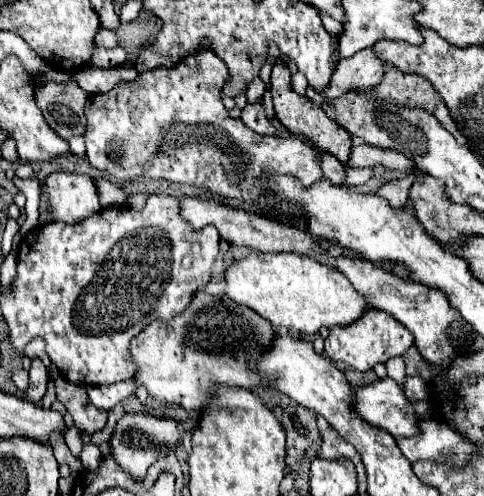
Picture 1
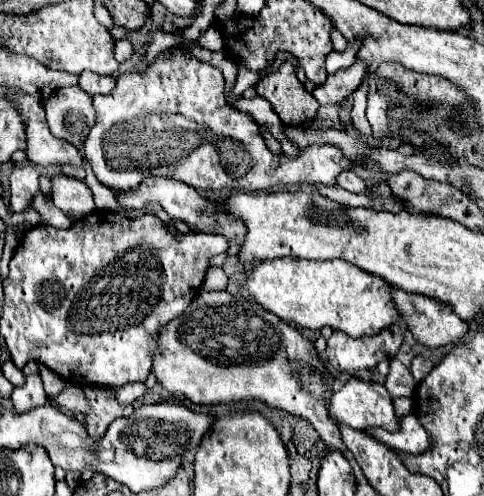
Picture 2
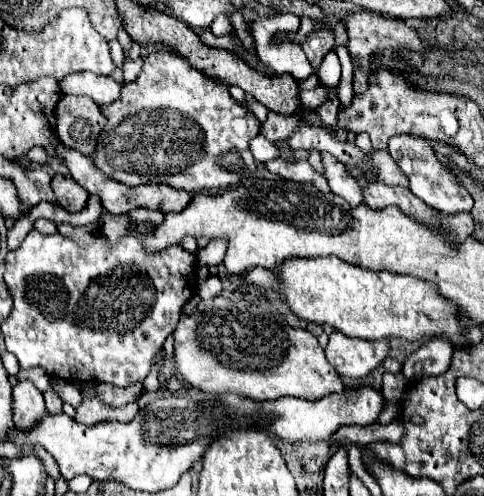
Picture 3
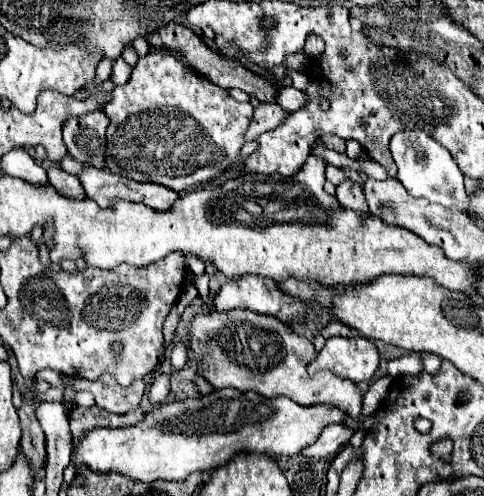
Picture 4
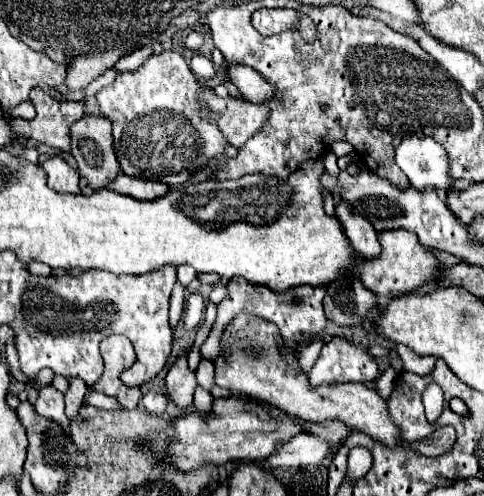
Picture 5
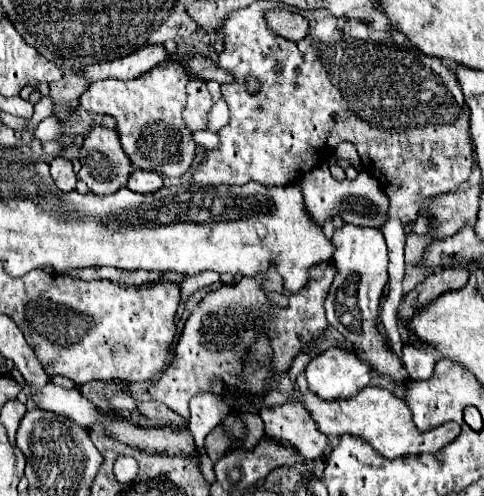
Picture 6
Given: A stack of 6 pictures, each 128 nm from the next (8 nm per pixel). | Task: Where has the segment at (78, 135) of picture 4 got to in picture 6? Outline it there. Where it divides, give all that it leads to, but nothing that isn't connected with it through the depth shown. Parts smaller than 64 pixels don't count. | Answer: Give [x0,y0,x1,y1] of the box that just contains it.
[78,126,132,196]

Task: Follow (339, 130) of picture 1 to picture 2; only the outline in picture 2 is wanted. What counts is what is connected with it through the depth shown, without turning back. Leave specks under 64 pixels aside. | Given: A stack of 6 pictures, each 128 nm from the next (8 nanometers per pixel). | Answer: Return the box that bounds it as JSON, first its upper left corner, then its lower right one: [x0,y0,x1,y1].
[256,62,318,124]

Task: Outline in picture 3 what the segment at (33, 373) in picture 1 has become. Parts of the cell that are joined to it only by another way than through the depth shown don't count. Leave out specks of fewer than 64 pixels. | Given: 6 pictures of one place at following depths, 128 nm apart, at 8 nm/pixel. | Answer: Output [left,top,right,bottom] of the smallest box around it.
[14,380,46,430]

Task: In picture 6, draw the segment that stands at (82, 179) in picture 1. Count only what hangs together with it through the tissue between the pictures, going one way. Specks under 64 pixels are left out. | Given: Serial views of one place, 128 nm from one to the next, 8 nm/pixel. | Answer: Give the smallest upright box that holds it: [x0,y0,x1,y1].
[50,158,76,192]

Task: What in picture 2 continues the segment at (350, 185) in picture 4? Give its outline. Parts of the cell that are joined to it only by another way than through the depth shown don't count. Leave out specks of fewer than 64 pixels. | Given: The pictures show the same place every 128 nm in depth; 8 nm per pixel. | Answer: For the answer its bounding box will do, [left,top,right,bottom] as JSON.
[84,50,352,190]

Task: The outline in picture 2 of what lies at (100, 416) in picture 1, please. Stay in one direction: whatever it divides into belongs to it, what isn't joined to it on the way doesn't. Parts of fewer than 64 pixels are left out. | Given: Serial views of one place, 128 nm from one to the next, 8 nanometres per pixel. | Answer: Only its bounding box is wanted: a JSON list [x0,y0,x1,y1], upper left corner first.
[56,384,88,412]

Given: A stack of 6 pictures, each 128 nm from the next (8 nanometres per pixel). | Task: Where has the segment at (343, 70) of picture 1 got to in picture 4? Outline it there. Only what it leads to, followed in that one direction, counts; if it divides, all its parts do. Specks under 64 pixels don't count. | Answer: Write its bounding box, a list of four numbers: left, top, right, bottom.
[276,86,306,112]

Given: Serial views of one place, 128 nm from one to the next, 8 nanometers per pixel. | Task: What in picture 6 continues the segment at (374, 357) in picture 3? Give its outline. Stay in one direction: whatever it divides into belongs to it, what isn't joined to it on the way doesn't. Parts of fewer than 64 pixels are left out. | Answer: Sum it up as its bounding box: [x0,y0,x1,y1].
[304,348,372,400]

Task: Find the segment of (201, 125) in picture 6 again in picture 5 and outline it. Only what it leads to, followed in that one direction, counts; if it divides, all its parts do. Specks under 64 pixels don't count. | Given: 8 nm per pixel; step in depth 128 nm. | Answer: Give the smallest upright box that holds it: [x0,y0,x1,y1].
[198,88,268,148]

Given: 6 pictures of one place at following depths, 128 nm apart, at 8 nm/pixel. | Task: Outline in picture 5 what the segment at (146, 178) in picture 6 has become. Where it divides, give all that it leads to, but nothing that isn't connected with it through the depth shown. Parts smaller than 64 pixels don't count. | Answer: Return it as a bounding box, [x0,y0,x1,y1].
[108,174,168,200]

